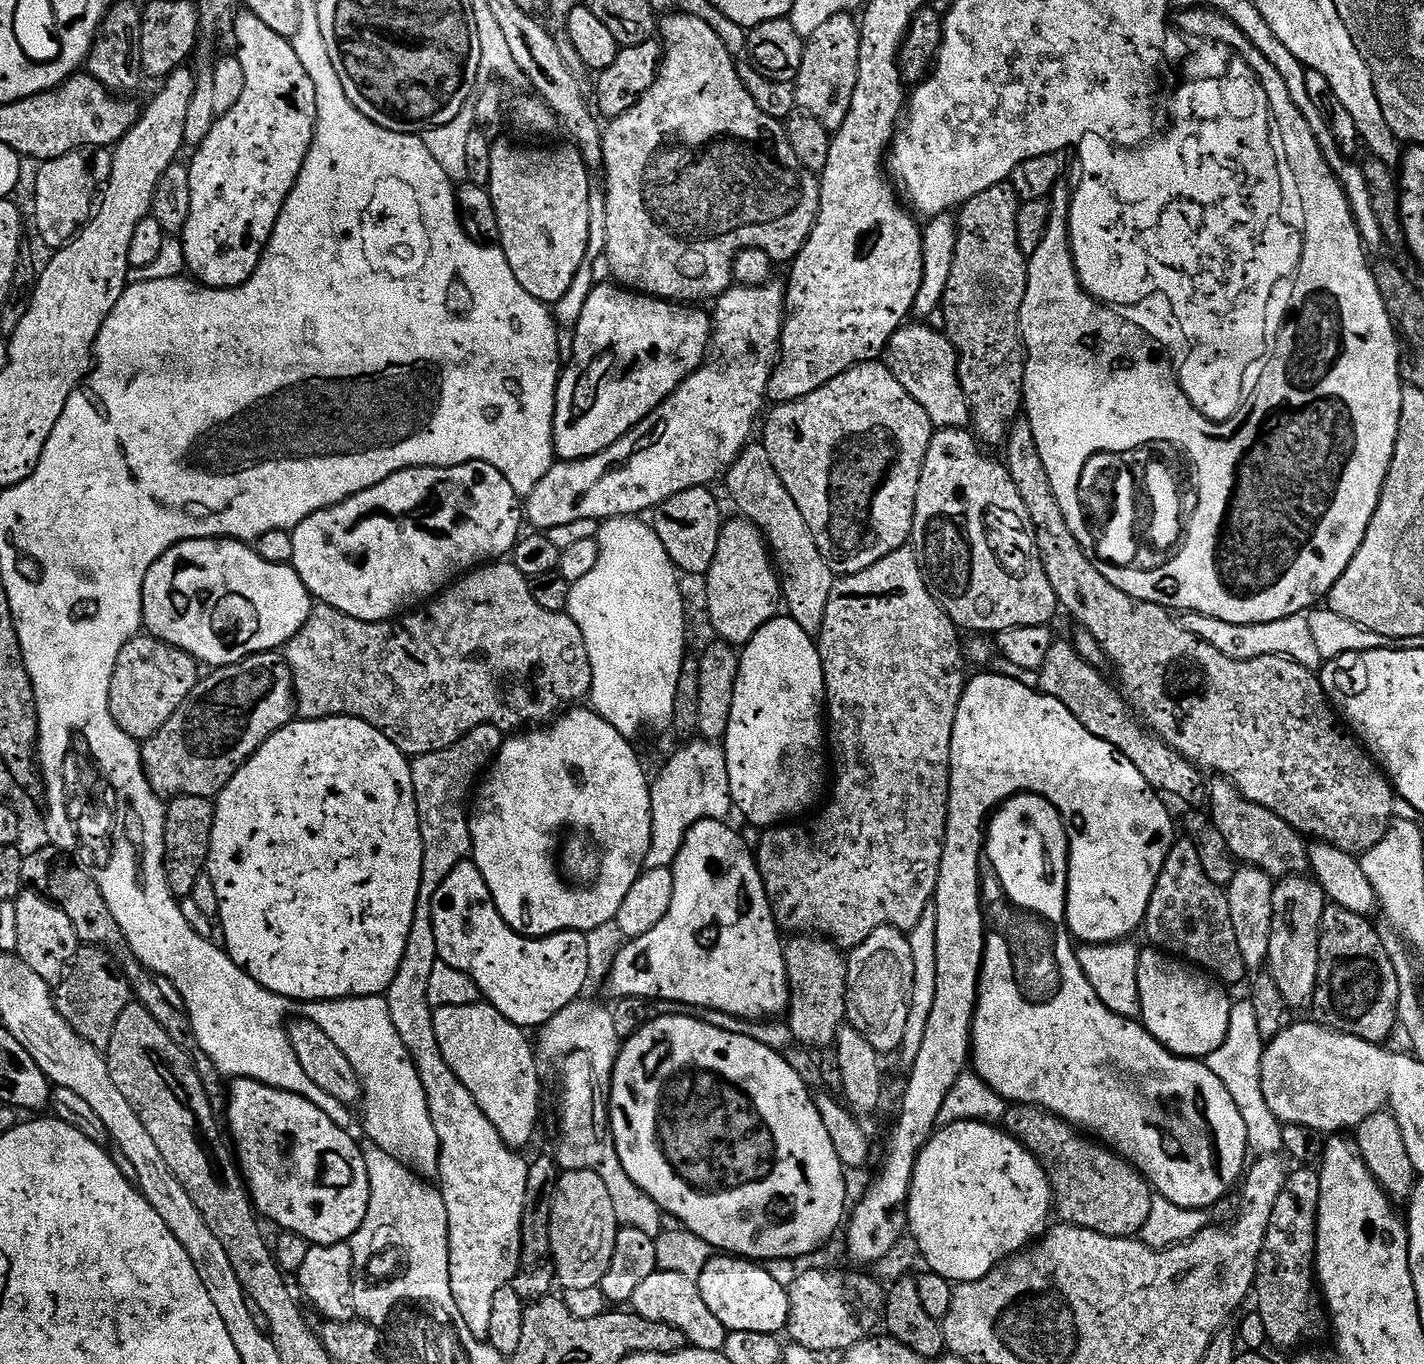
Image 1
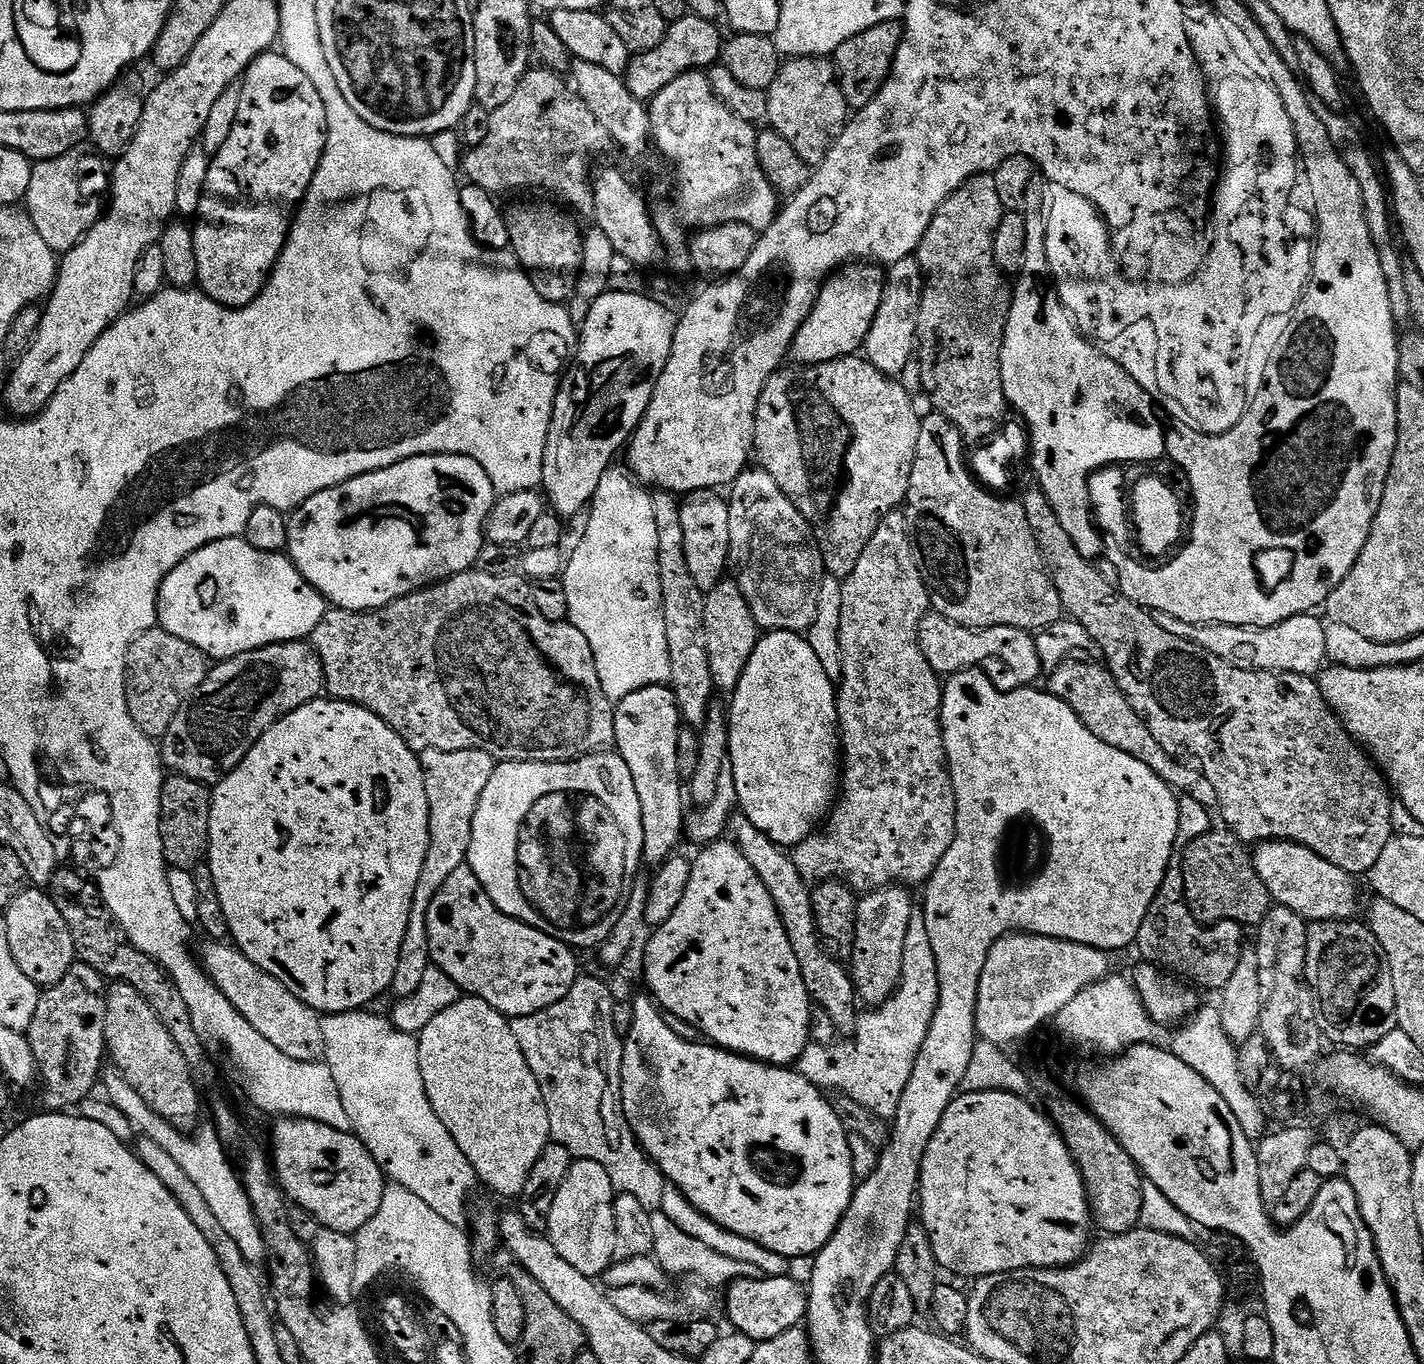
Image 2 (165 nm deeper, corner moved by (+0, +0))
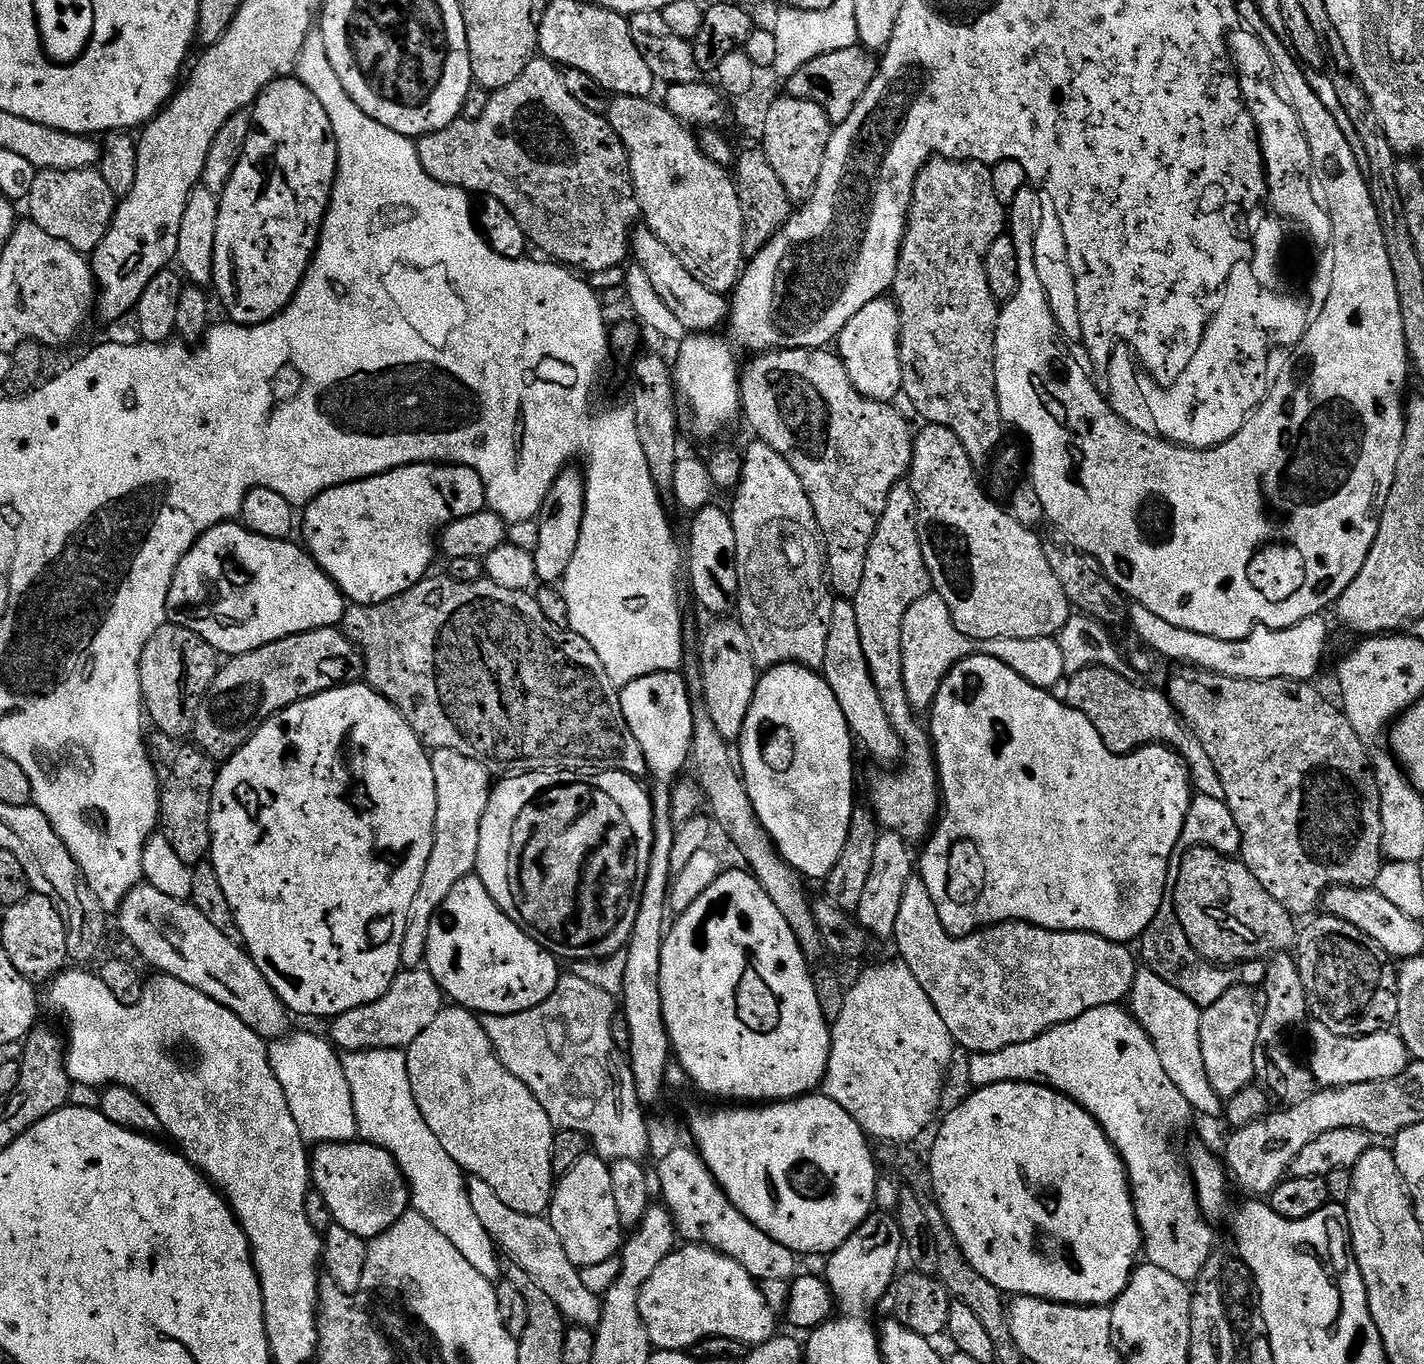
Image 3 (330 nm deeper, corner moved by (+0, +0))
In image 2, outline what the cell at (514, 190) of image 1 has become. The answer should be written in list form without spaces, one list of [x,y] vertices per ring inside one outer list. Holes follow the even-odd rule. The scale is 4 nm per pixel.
[[[520,204],[517,208],[507,209],[508,243],[512,255],[528,273],[534,290],[550,302],[564,304],[576,296],[586,236],[580,233],[575,215],[548,204]]]

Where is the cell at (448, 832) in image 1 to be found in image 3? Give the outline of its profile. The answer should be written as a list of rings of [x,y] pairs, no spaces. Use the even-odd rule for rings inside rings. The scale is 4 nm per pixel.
[[[438,748],[431,753],[431,758],[434,790],[438,798],[434,822],[434,850],[430,850],[430,862],[426,862],[422,886],[418,886],[418,894],[414,894],[414,906],[410,910],[406,934],[402,938],[400,963],[405,969],[419,968],[425,963],[430,922],[434,914],[442,906],[442,902],[446,902],[446,894],[450,894],[450,890],[454,890],[454,886],[458,886],[462,878],[473,875],[476,871],[480,827],[486,814],[488,794],[494,787],[493,781],[488,781],[489,769],[474,758],[466,758],[466,754],[458,754],[458,750]]]

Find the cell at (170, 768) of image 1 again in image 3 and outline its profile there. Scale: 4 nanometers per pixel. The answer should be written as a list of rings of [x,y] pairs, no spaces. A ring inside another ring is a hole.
[[[339,627],[315,628],[309,632],[287,636],[278,642],[270,642],[258,650],[233,656],[227,663],[225,668],[223,665],[217,671],[216,681],[212,683],[210,690],[204,696],[204,701],[196,711],[196,721],[191,734],[195,747],[202,749],[211,760],[217,762],[230,759],[258,728],[282,709],[289,708],[291,704],[297,704],[311,696],[341,688],[344,684],[355,684],[364,676],[364,657]]]

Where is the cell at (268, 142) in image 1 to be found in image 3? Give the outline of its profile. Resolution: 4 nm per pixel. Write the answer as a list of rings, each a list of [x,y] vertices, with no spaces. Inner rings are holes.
[[[285,78],[266,86],[260,91],[260,97],[257,98],[250,111],[252,113],[250,138],[246,138],[246,146],[242,150],[240,160],[234,166],[234,174],[230,174],[230,182],[226,182],[223,192],[219,193],[218,234],[214,234],[214,274],[212,275],[212,284],[217,294],[220,295],[220,304],[228,311],[227,319],[233,324],[245,326],[264,324],[267,320],[273,320],[294,298],[306,270],[312,264],[312,255],[316,253],[338,166],[338,146],[334,138],[334,130],[330,126],[330,114],[326,114],[322,102],[318,102],[318,98],[310,94],[310,90],[301,80]]]

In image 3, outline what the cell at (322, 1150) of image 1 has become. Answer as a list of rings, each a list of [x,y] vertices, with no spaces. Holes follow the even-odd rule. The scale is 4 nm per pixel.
[[[349,1142],[347,1144],[322,1144],[310,1156],[310,1180],[315,1191],[326,1198],[326,1206],[330,1206],[330,1214],[335,1224],[350,1230],[350,1234],[358,1234],[363,1240],[373,1240],[378,1234],[390,1230],[398,1218],[402,1218],[410,1210],[410,1193],[408,1183],[404,1180],[398,1162],[386,1150],[373,1144]]]

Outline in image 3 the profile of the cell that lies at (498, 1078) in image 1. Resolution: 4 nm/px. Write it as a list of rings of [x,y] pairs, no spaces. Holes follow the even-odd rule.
[[[445,1006],[438,1014],[438,1018],[434,1018],[434,1022],[430,1022],[430,1026],[426,1026],[426,1030],[422,1030],[422,1034],[418,1034],[418,1038],[414,1038],[414,1042],[408,1045],[406,1051],[408,1053],[410,1090],[414,1090],[414,1102],[418,1102],[418,1110],[422,1110],[422,1118],[426,1118],[426,1126],[430,1126],[430,1131],[438,1138],[438,1142],[442,1142],[446,1154],[450,1154],[450,1158],[454,1158],[454,1162],[458,1162],[458,1166],[468,1176],[477,1176],[482,1178],[482,1182],[488,1183],[493,1188],[494,1194],[498,1194],[498,1198],[502,1198],[502,1202],[506,1202],[506,1206],[510,1206],[510,1210],[518,1210],[518,1214],[544,1216],[552,1204],[554,1191],[552,1170],[554,1125],[550,1122],[546,1110],[542,1110],[542,1102],[538,1102],[538,1098],[534,1098],[532,1091],[522,1082],[518,1082],[518,1078],[514,1078],[514,1074],[510,1074],[510,1070],[506,1070],[506,1066],[502,1066],[502,1062],[496,1057],[494,1046],[484,1030],[481,1017],[477,1013],[468,1011],[467,1008]]]

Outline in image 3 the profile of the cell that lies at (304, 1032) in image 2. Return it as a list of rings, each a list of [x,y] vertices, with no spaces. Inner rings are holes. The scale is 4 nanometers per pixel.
[[[141,882],[120,904],[119,916],[125,938],[152,970],[178,978],[178,982],[186,982],[186,986],[194,986],[194,990],[202,990],[202,994],[238,1014],[238,1018],[242,1018],[242,1022],[246,1022],[246,1026],[265,1042],[280,1042],[284,1035],[289,1035],[289,1010],[278,994],[274,994],[270,982],[266,982],[247,948],[217,930],[202,915],[202,910],[187,900],[169,898],[154,890],[154,886]]]

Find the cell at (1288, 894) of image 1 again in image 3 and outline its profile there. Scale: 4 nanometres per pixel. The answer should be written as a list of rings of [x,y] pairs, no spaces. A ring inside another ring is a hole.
[[[1277,954],[1267,961],[1267,965],[1262,985],[1264,1000],[1262,996],[1262,1019],[1254,1054],[1254,1070],[1259,1087],[1267,1090],[1275,1099],[1277,1096],[1278,1099],[1284,1100],[1280,1102],[1289,1105],[1304,1100],[1318,1088],[1311,1067],[1304,1065],[1303,1068],[1294,1060],[1287,1042],[1284,1041],[1288,1036],[1288,1028],[1294,1027],[1295,1024],[1303,1025],[1309,1019],[1308,999],[1302,986],[1302,974],[1296,965],[1295,955]]]

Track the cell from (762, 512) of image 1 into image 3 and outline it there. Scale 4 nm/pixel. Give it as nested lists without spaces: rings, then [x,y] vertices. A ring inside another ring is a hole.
[[[840,598],[833,603],[822,675],[830,690],[834,690],[838,706],[842,706],[842,714],[846,714],[846,722],[853,737],[859,743],[860,740],[864,743],[865,750],[880,763],[880,766],[899,765],[903,759],[904,747],[882,706],[882,698],[878,698],[878,686],[874,686],[866,654],[862,654],[862,638],[858,634],[858,614],[854,614],[851,599]]]

